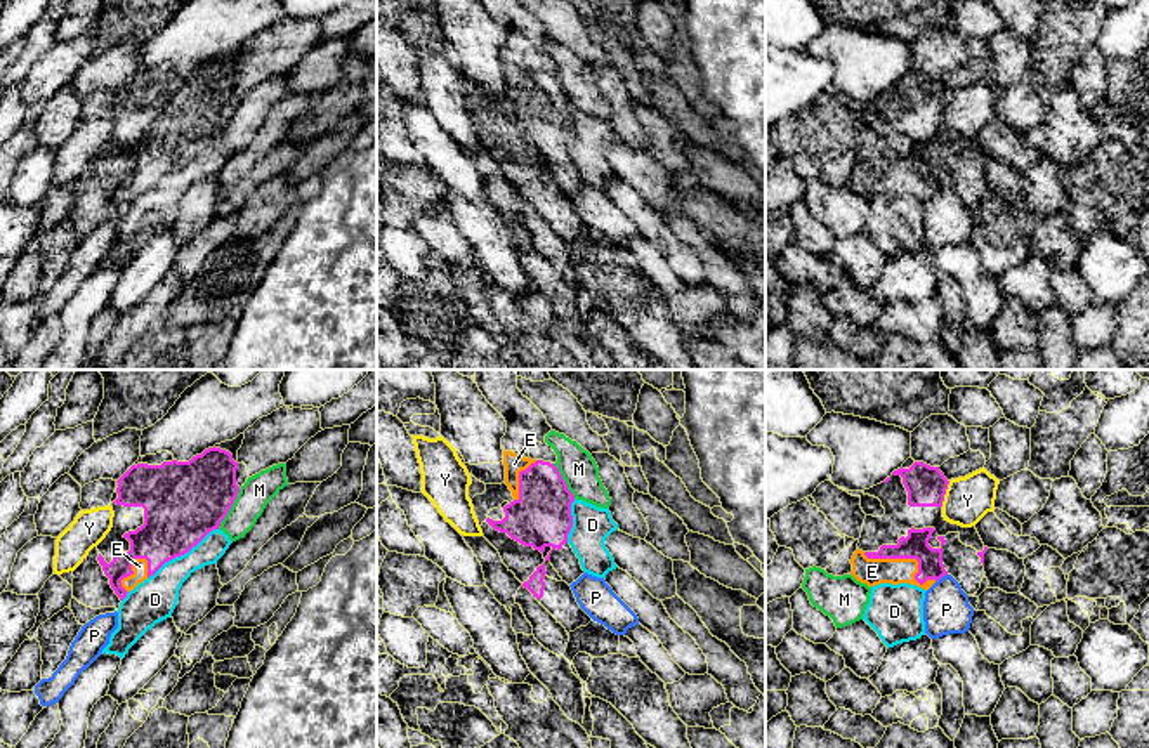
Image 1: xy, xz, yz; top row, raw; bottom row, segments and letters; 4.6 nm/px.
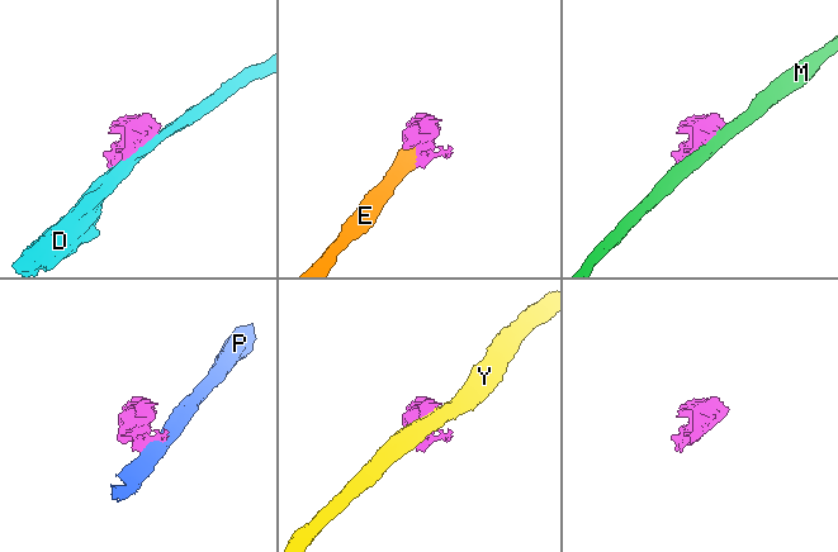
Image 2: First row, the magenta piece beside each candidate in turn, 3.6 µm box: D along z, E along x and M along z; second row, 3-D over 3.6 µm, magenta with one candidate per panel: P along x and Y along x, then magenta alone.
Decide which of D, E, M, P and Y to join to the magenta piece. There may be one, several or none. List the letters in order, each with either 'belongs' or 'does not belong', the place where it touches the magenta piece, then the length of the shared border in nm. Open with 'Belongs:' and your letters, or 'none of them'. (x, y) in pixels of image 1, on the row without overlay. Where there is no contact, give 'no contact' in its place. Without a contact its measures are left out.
Belongs: E
D: does not belong; meets magenta in xy at (183, 165); contact 400 nm long
E: belongs; meets magenta in yz at (910, 169); contact 360 nm long
M: does not belong; meets magenta in xy at (229, 118); contact 220 nm long
P: does not belong; meets magenta in yz at (941, 188); contact 70 nm long
Y: does not belong; meets magenta in yz at (945, 104); contact 130 nm long

